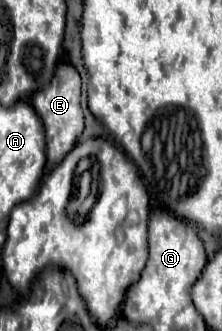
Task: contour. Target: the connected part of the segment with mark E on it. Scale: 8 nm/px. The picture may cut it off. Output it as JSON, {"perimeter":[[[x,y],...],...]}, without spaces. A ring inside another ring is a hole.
{"perimeter":[[[60,64],[56,68],[56,74],[52,78],[52,82],[34,94],[32,106],[36,110],[36,114],[40,116],[44,130],[46,130],[46,156],[48,156],[48,164],[56,166],[64,160],[64,156],[76,146],[82,130],[84,130],[84,114],[82,114],[82,106],[80,106],[80,76],[76,72],[74,66],[70,64]]]}

